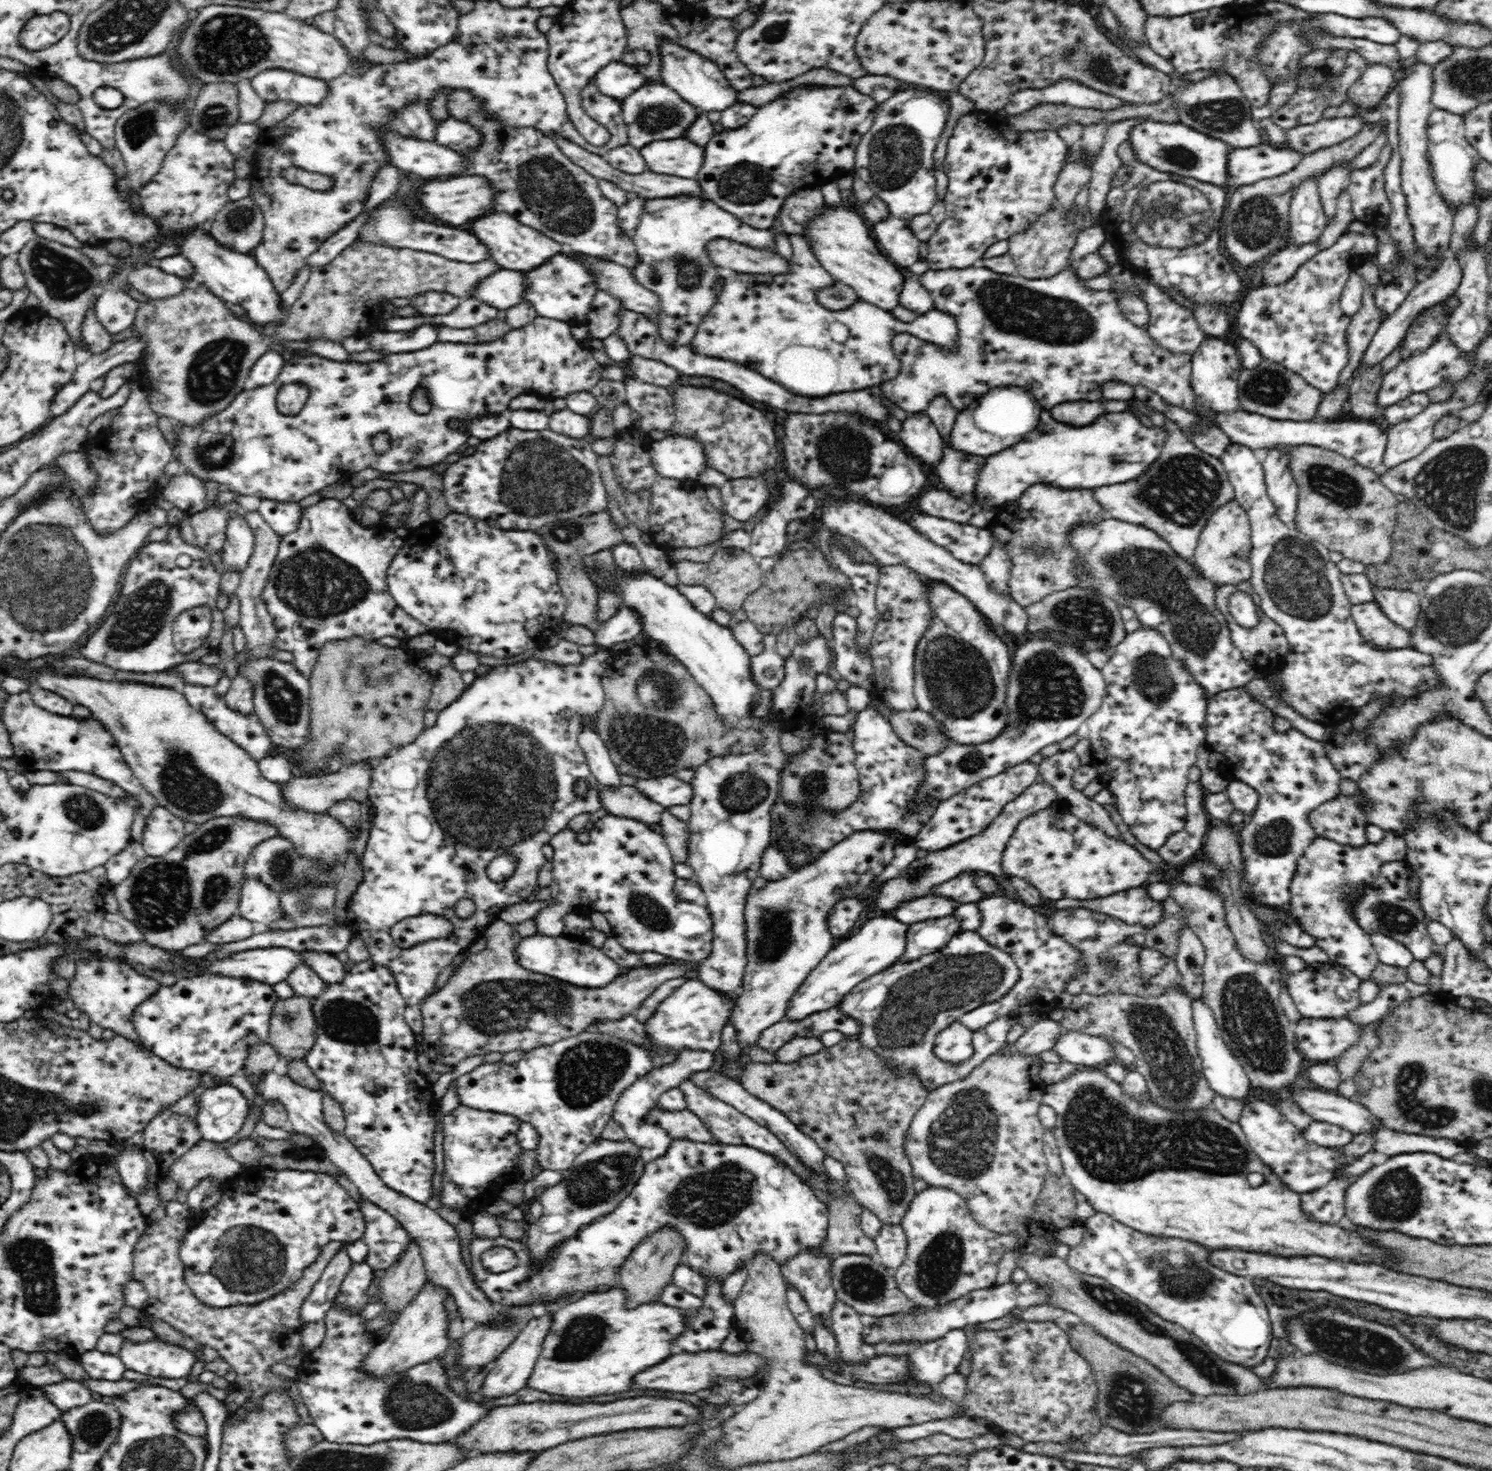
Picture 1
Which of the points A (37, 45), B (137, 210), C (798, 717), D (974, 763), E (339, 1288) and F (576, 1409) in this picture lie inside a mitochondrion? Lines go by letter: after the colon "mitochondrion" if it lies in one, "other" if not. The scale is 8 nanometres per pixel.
A: other
B: other
C: other
D: mitochondrion
E: other
F: other

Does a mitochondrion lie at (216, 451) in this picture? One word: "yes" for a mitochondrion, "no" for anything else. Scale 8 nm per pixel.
yes

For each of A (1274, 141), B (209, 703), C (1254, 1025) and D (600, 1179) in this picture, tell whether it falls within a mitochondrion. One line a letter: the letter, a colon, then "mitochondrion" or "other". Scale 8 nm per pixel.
A: other
B: other
C: mitochondrion
D: mitochondrion

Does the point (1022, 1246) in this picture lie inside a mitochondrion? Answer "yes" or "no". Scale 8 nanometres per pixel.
no

